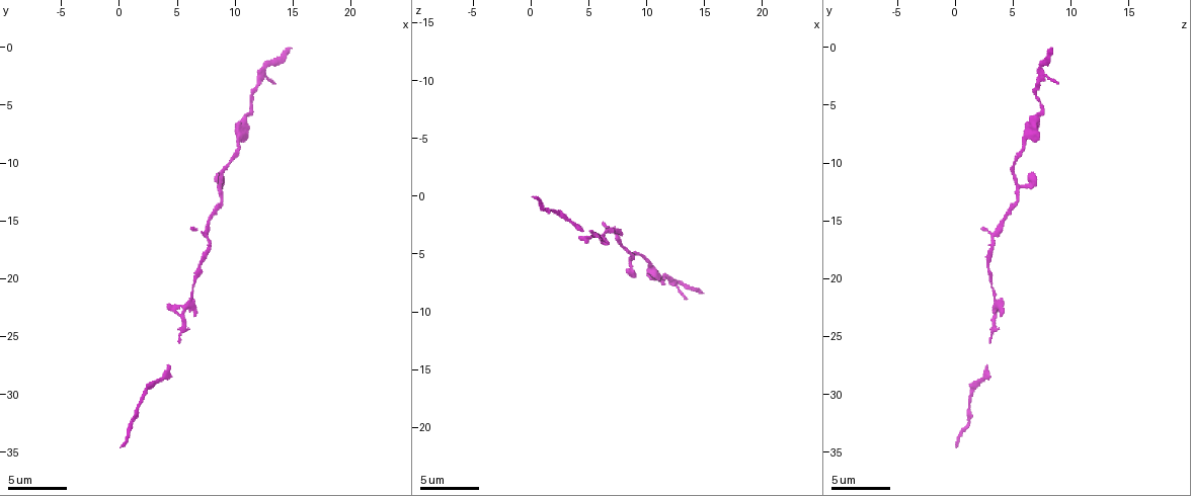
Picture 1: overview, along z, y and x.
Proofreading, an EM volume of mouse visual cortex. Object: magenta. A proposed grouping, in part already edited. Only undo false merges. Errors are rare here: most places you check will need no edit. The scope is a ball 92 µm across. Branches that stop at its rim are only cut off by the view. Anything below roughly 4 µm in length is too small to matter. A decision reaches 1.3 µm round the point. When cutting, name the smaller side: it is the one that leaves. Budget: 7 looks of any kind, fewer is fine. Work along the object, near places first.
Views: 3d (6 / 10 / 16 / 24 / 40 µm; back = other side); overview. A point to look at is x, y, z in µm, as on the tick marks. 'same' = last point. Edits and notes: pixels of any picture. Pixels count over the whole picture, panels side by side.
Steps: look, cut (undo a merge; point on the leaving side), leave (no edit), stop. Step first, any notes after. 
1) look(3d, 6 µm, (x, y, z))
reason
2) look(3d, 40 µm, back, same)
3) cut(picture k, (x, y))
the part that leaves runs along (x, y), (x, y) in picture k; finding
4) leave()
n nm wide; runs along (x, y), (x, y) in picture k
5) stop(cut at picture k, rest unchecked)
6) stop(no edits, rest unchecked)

look(3d, 10 µm, (7.8, 17.0, 3.4))
side arm on a straight run

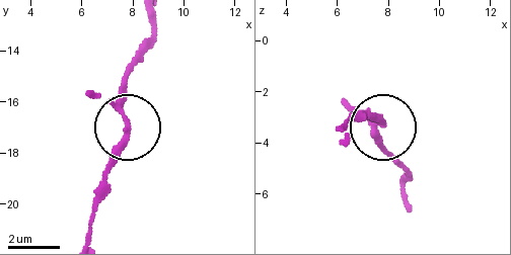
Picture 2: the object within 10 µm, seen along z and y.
leave()
side arm 22 µm; one neuron here

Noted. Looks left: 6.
look(3d, 10 µm, (5.8, 22.4, 3.4))
thick turns thin

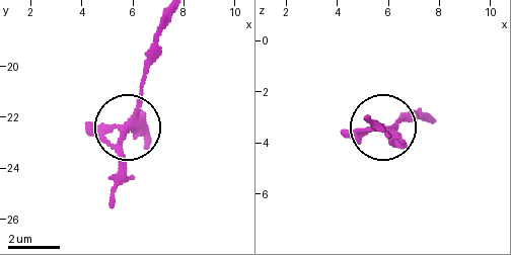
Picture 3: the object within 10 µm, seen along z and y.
leave()
runs along (170, 16), (120, 153), (114, 196) in picture 3; all the same neuron

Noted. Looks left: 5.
look(3d, 6 µm, (10.8, 6.2, 7.0))
sudden change in width

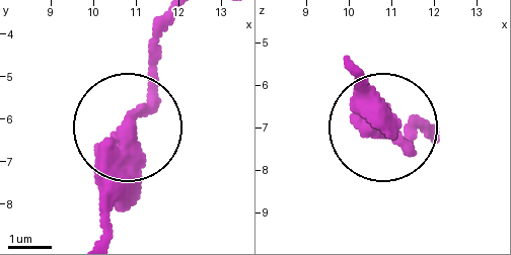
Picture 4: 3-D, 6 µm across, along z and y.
leave()
runs along (98, 228), (98, 174), (149, 97), (163, 21) in picture 4; all the same neuron

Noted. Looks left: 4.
stop(no edits, rest unchecked)

